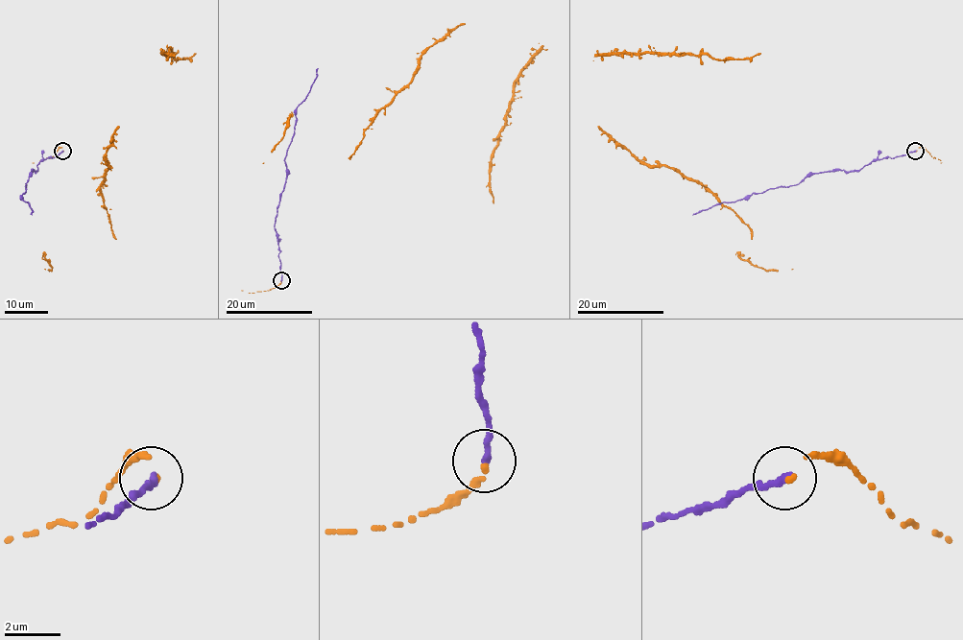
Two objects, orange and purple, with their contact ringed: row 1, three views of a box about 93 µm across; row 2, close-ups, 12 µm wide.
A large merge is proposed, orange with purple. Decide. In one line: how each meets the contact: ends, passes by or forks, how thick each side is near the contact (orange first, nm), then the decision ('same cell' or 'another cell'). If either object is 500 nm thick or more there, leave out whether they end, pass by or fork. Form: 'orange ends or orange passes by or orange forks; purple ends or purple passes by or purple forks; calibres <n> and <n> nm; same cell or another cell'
orange ends; purple ends; calibres 170 and 240 nm; same cell

